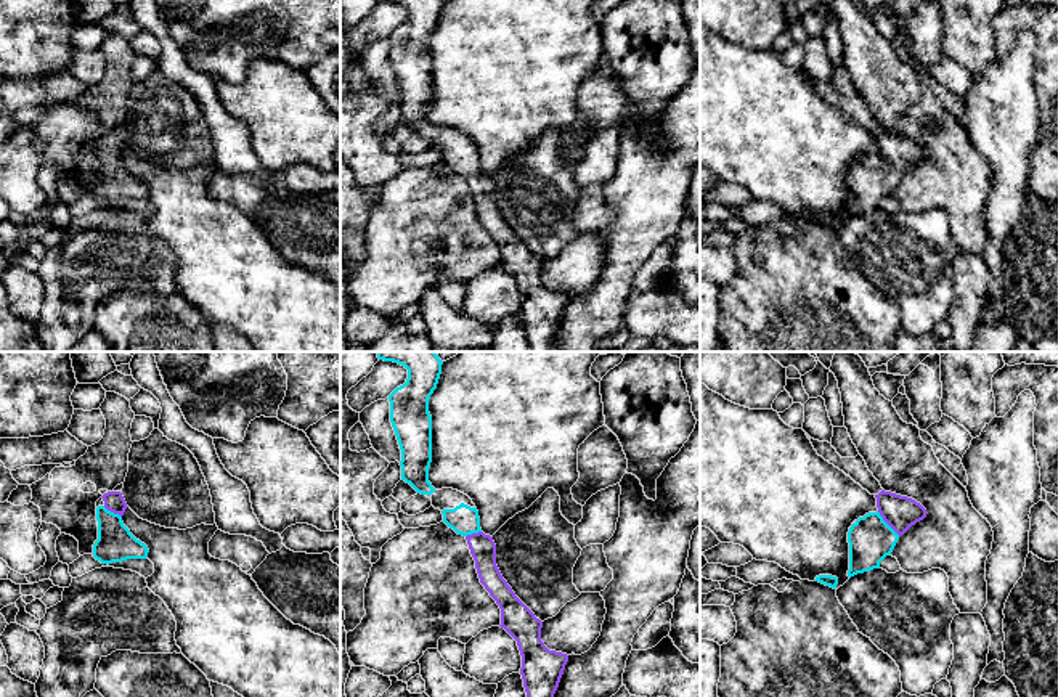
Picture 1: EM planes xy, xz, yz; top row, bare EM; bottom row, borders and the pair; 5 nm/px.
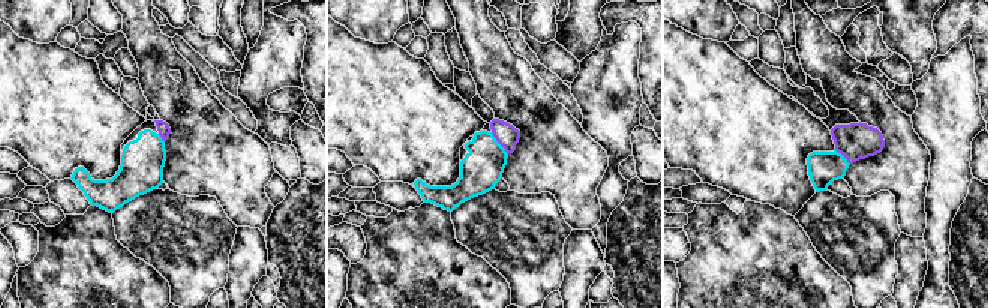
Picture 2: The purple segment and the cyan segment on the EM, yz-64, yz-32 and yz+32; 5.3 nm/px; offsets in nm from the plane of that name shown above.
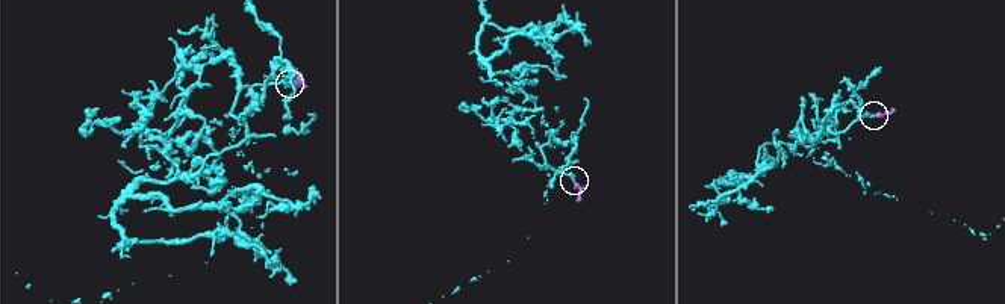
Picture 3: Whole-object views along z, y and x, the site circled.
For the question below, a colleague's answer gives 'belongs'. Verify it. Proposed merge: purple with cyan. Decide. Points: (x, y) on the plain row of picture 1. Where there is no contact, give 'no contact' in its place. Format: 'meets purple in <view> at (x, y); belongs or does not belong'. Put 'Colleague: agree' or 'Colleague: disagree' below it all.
meets purple in yz at (888, 164); belongs
Colleague: agree

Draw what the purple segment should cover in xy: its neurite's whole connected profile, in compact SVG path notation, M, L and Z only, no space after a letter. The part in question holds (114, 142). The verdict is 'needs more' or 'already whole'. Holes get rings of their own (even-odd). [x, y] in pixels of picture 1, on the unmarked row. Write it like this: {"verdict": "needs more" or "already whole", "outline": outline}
{"verdict": "needs more", "outline": "M108 132L104 145L96 148L98 180L93 185L93 198L101 204L127 199L146 199L148 186L136 180L124 165L122 156L128 148L120 132Z"}

